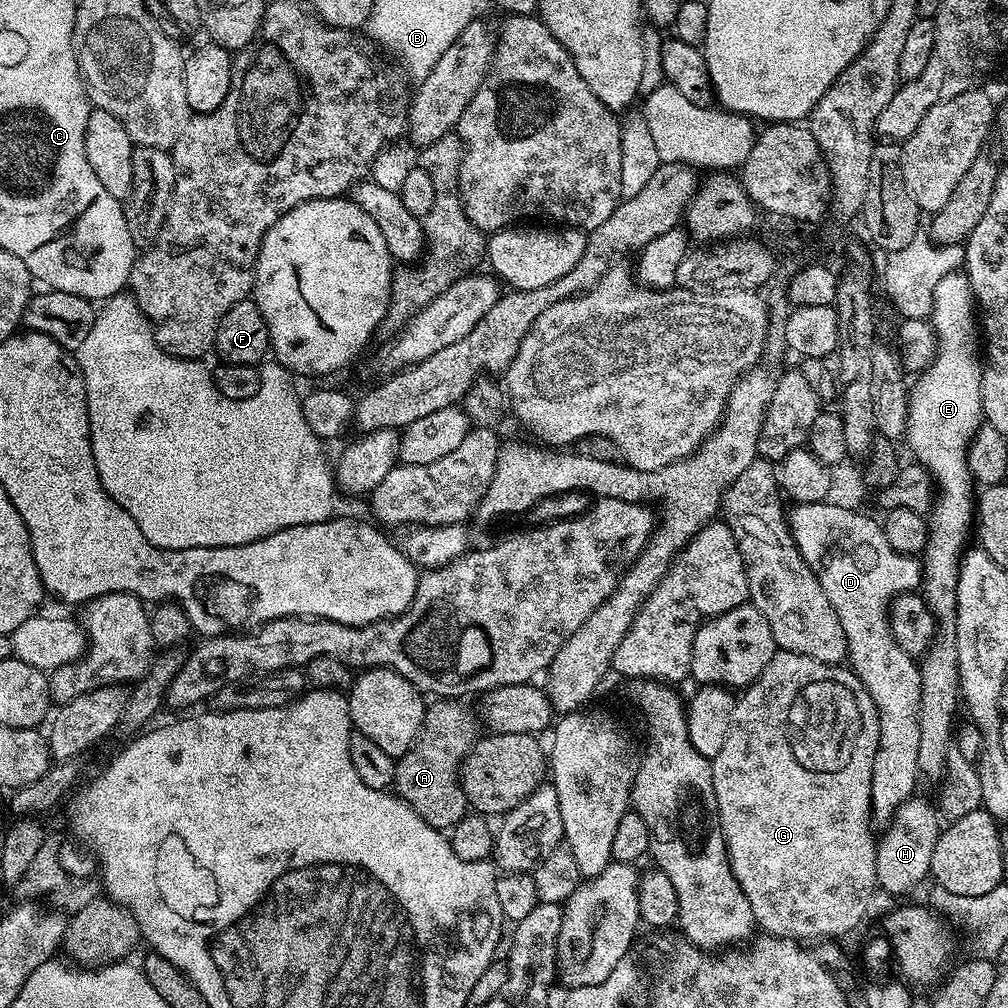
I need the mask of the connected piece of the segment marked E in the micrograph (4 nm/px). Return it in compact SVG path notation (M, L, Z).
M957 270L943 277L933 290L933 306L930 315L932 328L936 332L936 357L932 363L915 377L908 393L908 430L906 441L915 459L931 474L935 481L935 496L930 513L929 536L922 554L921 587L928 609L935 614L937 621L946 626L953 625L956 614L956 588L960 561L966 536L974 528L974 481L968 468L968 445L972 433L978 431L982 423L982 336L978 331L978 309L972 295L972 287L967 275Z

